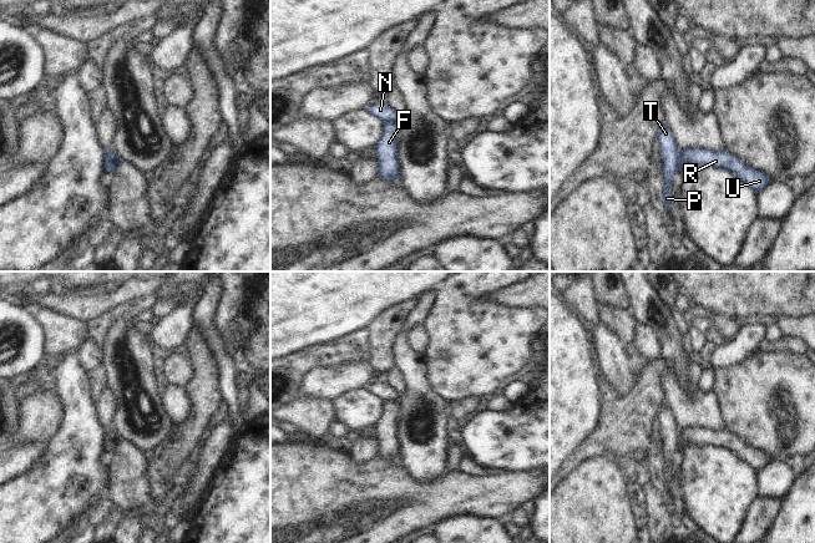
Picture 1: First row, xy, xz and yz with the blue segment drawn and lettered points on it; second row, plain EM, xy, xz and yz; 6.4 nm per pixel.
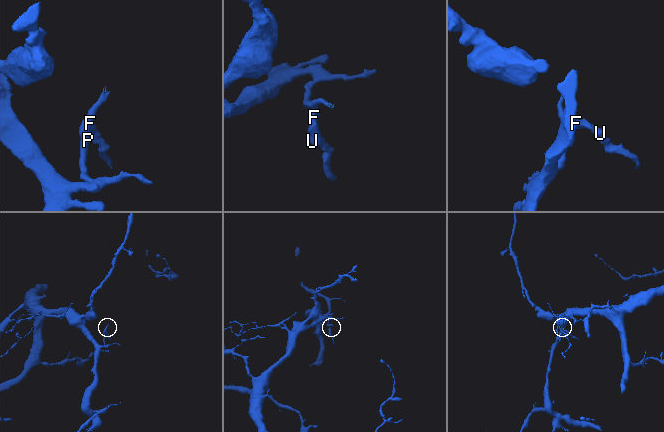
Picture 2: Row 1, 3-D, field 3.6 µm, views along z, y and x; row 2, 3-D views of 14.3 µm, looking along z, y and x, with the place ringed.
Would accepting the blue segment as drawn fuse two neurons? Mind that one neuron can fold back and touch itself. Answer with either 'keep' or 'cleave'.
cleave

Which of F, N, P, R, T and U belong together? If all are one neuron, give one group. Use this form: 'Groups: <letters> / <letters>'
Groups: F R U / N P T.

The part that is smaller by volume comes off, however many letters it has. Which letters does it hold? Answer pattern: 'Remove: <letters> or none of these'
Remove: F, R, U.

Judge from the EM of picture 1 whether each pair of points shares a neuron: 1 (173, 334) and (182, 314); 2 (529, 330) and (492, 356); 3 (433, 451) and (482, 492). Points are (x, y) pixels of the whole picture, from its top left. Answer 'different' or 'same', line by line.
1: same
2: same
3: different

